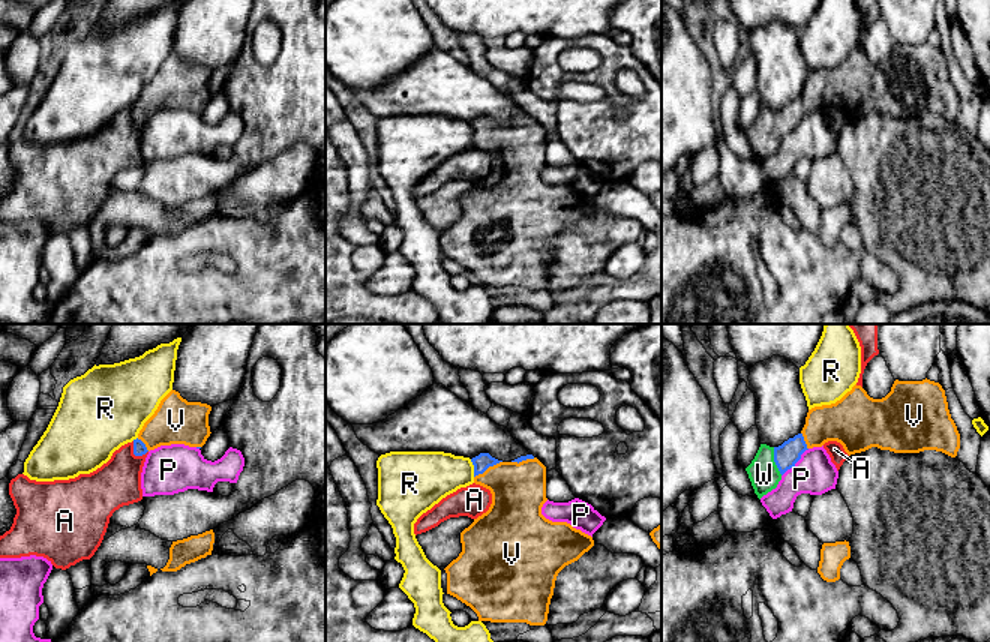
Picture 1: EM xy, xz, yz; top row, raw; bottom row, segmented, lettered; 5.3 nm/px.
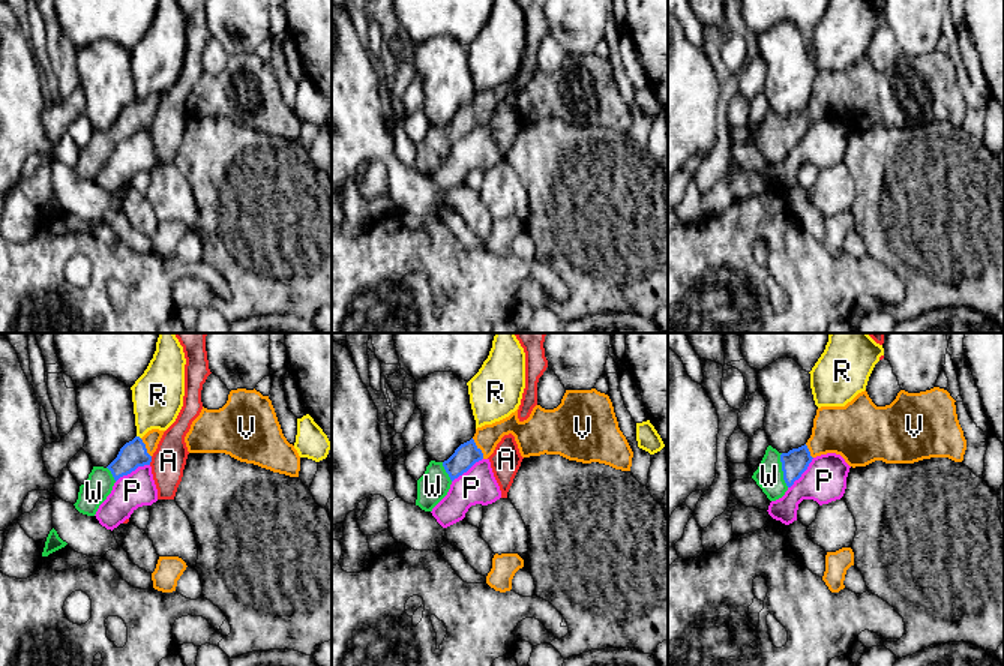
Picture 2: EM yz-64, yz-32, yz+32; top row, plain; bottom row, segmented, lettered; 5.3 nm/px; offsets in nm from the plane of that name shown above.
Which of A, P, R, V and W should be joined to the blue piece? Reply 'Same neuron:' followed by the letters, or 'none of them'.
Same neuron: V, W

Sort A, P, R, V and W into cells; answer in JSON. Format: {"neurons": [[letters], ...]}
{"neurons": [["A"], ["P"], ["R"], ["V", "W"]]}

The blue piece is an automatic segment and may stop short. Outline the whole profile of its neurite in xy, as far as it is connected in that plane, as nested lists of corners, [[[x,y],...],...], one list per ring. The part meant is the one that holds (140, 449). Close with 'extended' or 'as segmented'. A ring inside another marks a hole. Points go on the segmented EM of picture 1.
[[[171,390],[144,423],[138,438],[134,440],[134,454],[142,456],[160,446],[171,444],[201,448],[212,434],[210,411],[210,405],[188,402],[178,392]]]; extended

